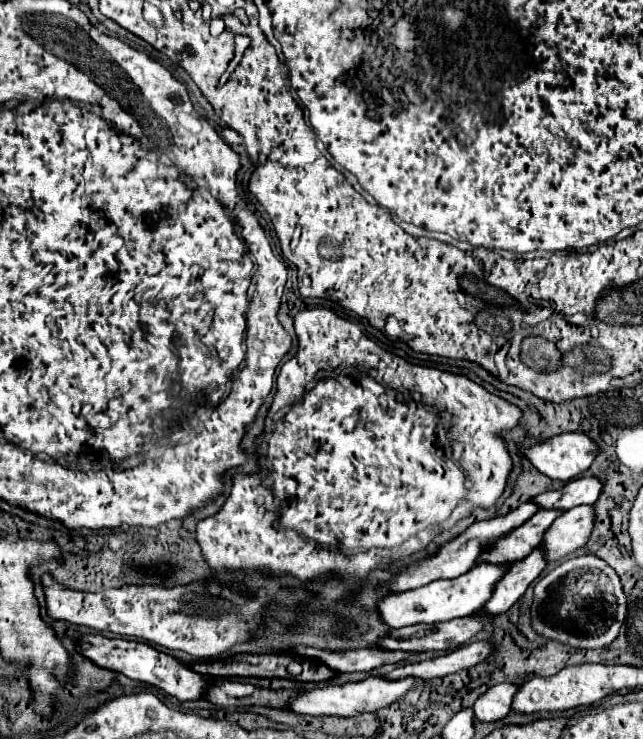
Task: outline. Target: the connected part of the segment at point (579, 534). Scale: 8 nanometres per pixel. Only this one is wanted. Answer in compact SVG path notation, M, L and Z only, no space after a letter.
M579 505L555 521L555 527L547 531L547 539L543 539L541 547L547 551L547 561L557 561L567 557L569 553L583 547L595 527L595 507Z

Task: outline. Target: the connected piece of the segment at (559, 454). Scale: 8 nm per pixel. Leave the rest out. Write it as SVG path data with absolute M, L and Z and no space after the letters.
M565 433L523 449L523 453L543 475L557 481L569 481L589 469L599 447L589 435Z

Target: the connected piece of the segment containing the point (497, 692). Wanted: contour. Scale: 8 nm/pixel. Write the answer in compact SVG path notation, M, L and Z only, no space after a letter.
M501 683L501 685L491 687L473 705L477 719L479 721L503 719L511 711L513 697L519 689L521 689L521 685L515 685L515 683Z

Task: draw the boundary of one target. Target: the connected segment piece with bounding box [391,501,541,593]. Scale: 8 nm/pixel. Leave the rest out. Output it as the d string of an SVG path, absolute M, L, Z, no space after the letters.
M527 501L527 503L519 505L515 511L507 513L507 515L503 515L503 517L495 517L495 519L489 519L489 521L477 521L477 523L473 523L473 525L471 525L463 535L459 535L455 541L443 545L443 547L437 551L435 557L431 557L431 559L427 559L427 561L421 561L421 563L417 563L417 565L409 567L409 569L401 569L401 573L399 573L397 579L393 581L391 589L399 593L399 591L423 587L423 585L427 585L427 583L431 583L431 581L437 581L437 579L455 579L455 577L467 573L467 571L477 563L477 559L481 557L481 553L485 553L497 539L507 537L513 529L517 529L517 527L521 527L525 521L529 521L537 511L541 511L541 507L539 507L537 503L533 503L533 501Z

